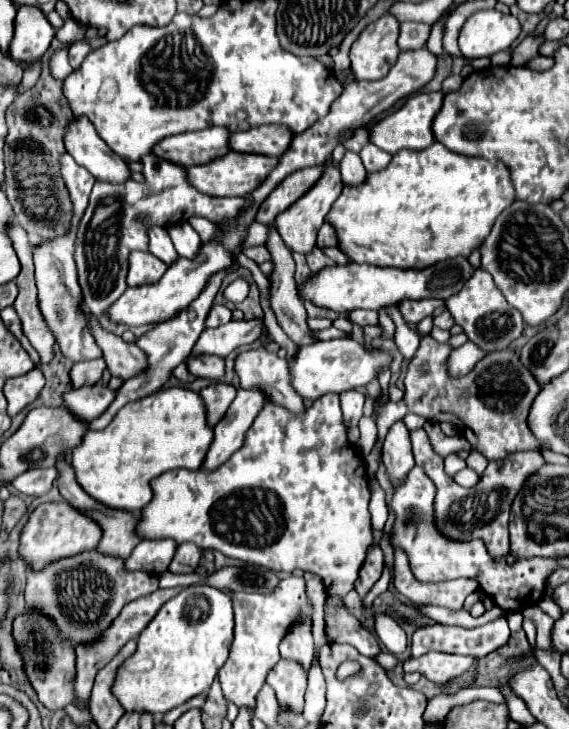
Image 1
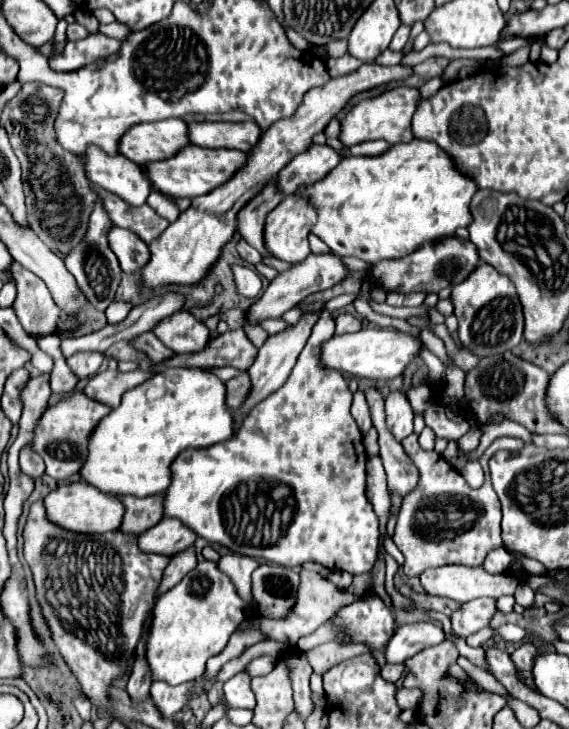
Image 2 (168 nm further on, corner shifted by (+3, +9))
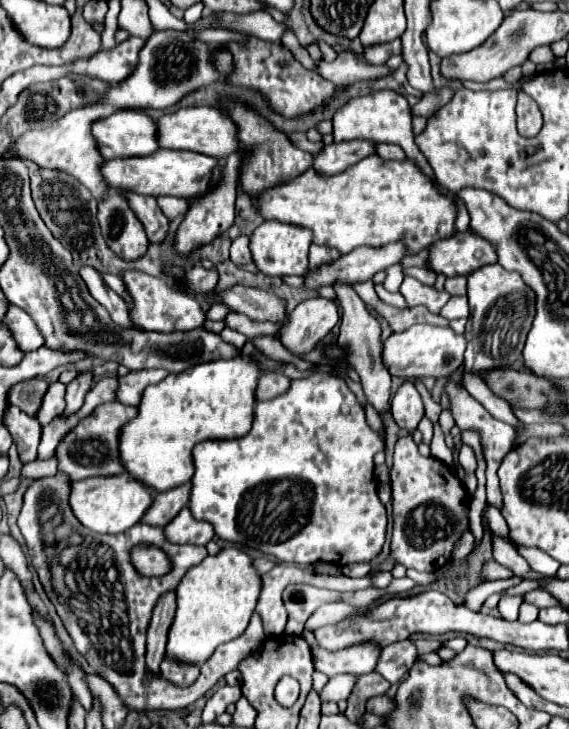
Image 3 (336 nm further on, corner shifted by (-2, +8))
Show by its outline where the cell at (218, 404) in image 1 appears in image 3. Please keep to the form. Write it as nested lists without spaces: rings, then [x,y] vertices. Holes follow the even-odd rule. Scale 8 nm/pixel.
[[[265,374],[259,380],[257,386],[257,400],[271,400],[275,396],[281,396],[289,390],[291,386],[291,378],[287,378],[285,374]]]

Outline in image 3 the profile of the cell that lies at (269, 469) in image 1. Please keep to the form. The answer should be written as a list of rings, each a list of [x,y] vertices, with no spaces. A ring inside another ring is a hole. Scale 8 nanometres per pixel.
[[[311,374],[307,378],[293,380],[293,384],[291,384],[289,392],[285,392],[285,396],[277,396],[273,400],[259,402],[255,408],[255,420],[253,420],[253,428],[249,434],[245,434],[241,438],[233,438],[233,440],[205,440],[195,446],[193,460],[195,460],[197,468],[195,468],[195,476],[191,480],[193,490],[191,490],[189,508],[197,520],[211,522],[215,528],[215,534],[219,538],[229,540],[229,542],[239,542],[239,544],[247,542],[249,548],[263,550],[263,554],[279,558],[281,562],[295,562],[301,566],[315,564],[315,562],[331,562],[331,564],[343,562],[343,566],[349,566],[353,562],[373,560],[381,552],[381,546],[385,542],[385,530],[387,530],[385,506],[381,504],[381,500],[377,496],[377,482],[373,476],[373,468],[375,468],[373,456],[383,450],[385,450],[385,436],[371,430],[371,426],[365,420],[363,406],[357,402],[355,394],[347,388],[345,380],[335,378],[331,374]]]

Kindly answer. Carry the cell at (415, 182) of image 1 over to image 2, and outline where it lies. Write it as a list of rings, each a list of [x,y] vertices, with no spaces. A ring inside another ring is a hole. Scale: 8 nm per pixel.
[[[412,139],[410,143],[392,145],[384,155],[376,157],[346,157],[334,167],[324,179],[316,181],[310,187],[302,187],[298,195],[308,197],[312,205],[319,209],[315,224],[315,235],[318,235],[334,255],[352,255],[368,263],[376,263],[380,259],[400,259],[410,255],[418,247],[430,241],[440,241],[444,237],[452,237],[456,229],[468,227],[472,223],[470,201],[478,191],[476,181],[468,179],[454,163],[436,147],[436,143],[428,143],[424,139]]]

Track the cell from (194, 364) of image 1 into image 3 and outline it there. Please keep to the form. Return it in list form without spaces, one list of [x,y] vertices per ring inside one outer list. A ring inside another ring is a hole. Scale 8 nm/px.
[[[125,270],[121,272],[121,280],[133,302],[129,310],[133,324],[145,330],[173,332],[173,330],[191,330],[205,322],[205,312],[201,310],[201,304],[197,300],[191,300],[189,294],[181,294],[179,290],[171,288],[167,282],[163,282],[163,278],[155,278],[139,270]]]

